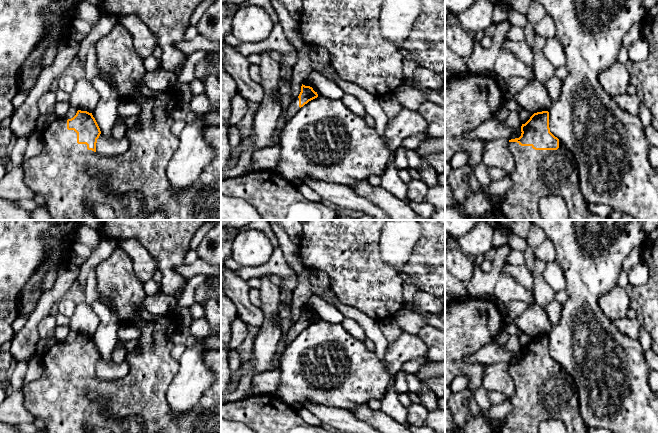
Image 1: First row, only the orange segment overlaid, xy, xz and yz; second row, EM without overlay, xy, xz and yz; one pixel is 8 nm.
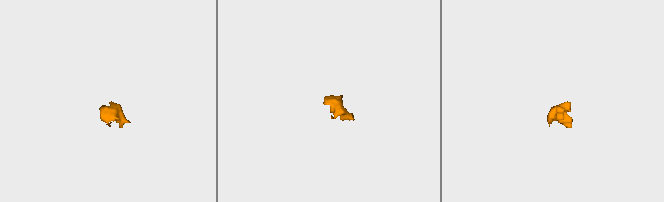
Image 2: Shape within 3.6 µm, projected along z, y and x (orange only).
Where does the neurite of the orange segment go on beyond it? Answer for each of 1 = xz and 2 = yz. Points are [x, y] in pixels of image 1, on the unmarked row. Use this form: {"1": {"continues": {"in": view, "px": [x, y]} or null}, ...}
{"1": {"continues": {"in": "xz", "px": [293, 332]}}, "2": {"continues": {"in": "yz", "px": [537, 397]}}}

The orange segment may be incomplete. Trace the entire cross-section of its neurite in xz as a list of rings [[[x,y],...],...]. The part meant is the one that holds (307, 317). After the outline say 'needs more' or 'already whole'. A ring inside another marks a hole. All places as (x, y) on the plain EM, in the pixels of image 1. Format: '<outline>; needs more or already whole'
[[[302,308],[299,320],[289,328],[289,331],[285,337],[286,345],[290,345],[290,343],[299,335],[301,331],[317,321],[318,318],[312,311]]]; needs more

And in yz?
[[[549,336],[534,337],[521,350],[521,360],[511,363],[508,372],[515,385],[510,397],[512,409],[505,417],[502,433],[539,433],[539,424],[547,419],[561,420],[568,433],[588,433],[579,409],[577,387],[566,369],[549,352]]]; needs more

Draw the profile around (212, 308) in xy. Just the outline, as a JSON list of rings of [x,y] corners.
[[[208,277],[204,282],[208,287],[208,295],[203,304],[205,319],[210,328],[208,337],[217,336],[221,331],[221,305],[217,301],[216,286],[219,284],[215,277]]]

